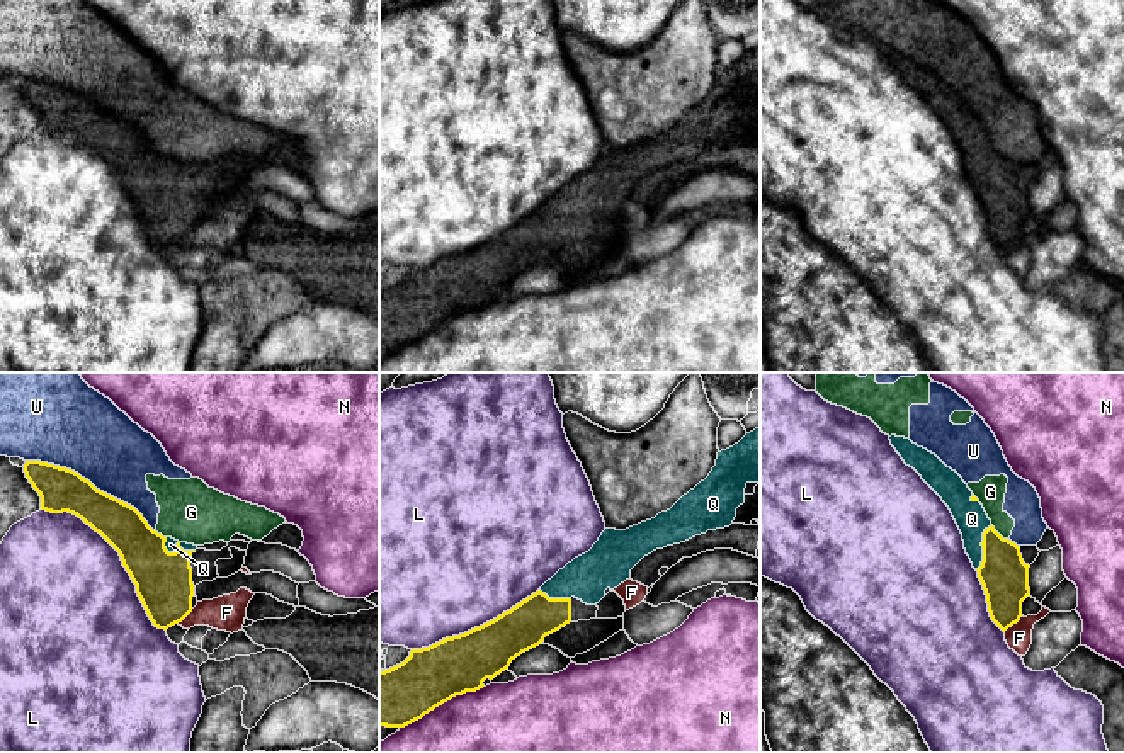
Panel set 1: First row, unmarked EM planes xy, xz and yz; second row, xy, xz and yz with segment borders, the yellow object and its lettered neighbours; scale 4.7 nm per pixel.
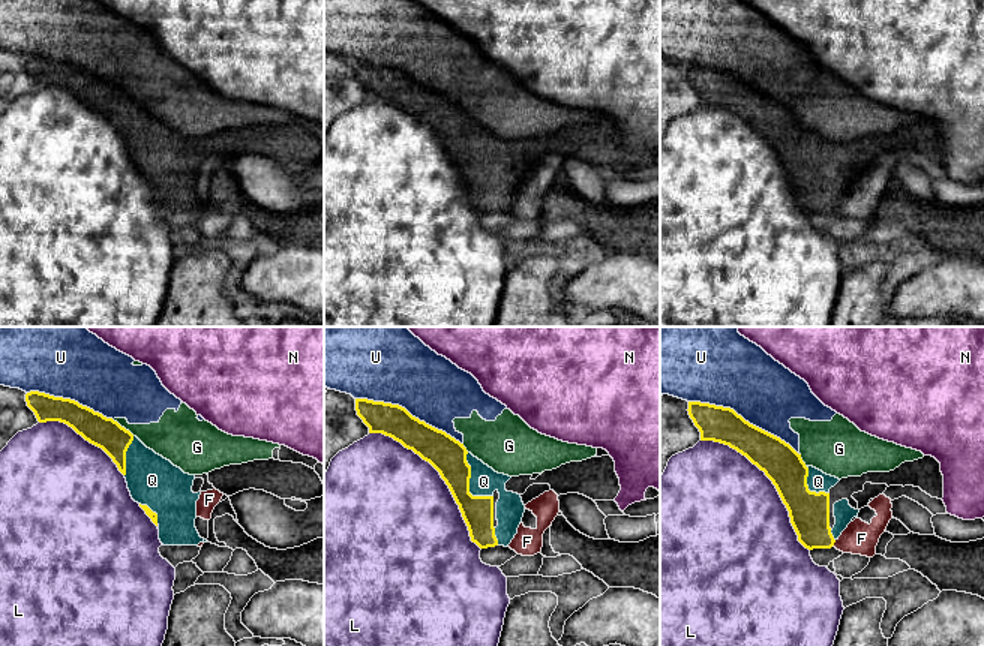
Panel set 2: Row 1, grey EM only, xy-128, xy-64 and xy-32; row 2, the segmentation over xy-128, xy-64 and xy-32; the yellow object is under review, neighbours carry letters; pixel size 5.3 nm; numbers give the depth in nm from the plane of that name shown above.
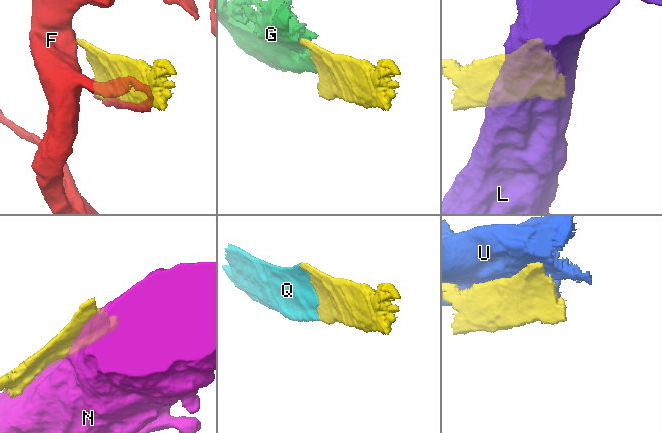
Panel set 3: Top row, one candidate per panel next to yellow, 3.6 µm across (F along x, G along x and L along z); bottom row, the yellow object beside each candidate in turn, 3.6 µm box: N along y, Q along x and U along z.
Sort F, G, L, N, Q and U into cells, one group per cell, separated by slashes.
F / G U / L / N / Q

